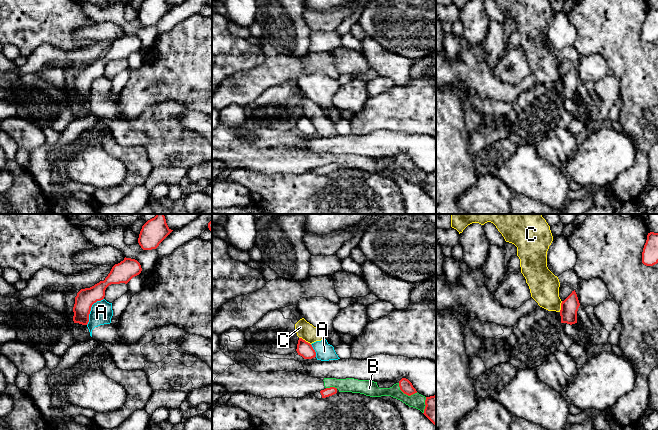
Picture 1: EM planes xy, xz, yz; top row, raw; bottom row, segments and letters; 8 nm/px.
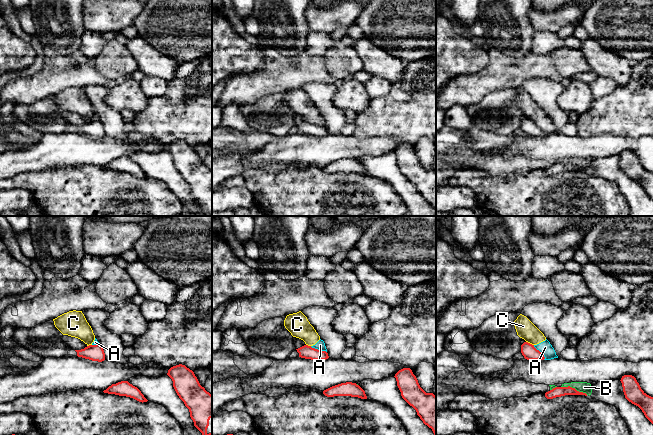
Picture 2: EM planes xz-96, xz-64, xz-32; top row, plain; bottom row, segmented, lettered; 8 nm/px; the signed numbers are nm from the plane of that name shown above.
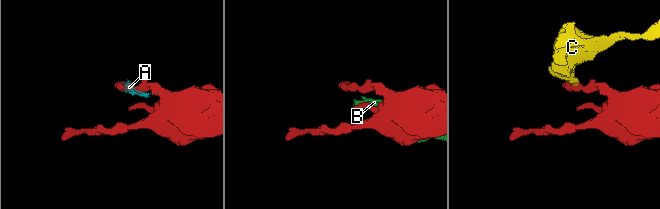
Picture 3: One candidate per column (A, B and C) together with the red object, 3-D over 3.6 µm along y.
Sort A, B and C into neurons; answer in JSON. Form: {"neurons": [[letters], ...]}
{"neurons": [["A", "C"], ["B"]]}

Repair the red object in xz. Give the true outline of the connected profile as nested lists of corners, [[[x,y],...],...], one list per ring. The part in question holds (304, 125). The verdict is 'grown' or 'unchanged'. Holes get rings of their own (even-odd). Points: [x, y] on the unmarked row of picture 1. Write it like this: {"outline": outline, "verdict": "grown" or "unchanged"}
{"outline": [[[299,114],[297,125],[298,131],[302,132],[304,135],[312,135],[316,133],[316,128],[313,125],[312,121],[302,114]]], "verdict": "unchanged"}

